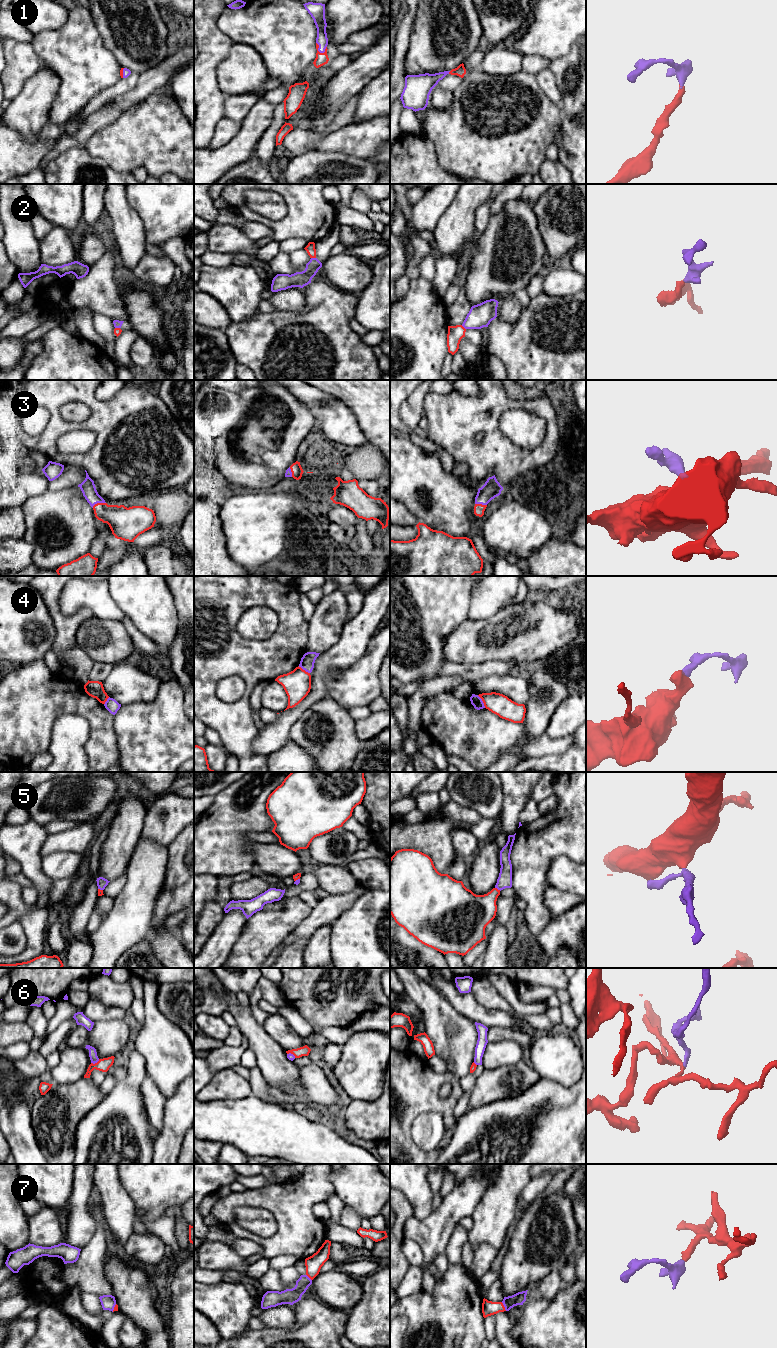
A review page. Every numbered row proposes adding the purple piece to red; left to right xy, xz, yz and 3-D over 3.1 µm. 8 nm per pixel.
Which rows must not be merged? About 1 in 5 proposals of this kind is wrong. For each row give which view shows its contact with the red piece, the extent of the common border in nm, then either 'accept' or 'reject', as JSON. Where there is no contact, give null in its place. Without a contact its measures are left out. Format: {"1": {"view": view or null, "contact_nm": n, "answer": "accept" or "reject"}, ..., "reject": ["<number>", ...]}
{"1": {"view": "xz", "contact_nm": 110, "answer": "accept"}, "2": {"view": "xz", "contact_nm": 40, "answer": "reject"}, "3": {"view": "xy", "contact_nm": 120, "answer": "accept"}, "4": {"view": "yz", "contact_nm": 120, "answer": "reject"}, "5": {"view": "yz", "contact_nm": 50, "answer": "accept"}, "6": {"view": "xy", "contact_nm": 80, "answer": "reject"}, "7": {"view": "yz", "contact_nm": 80, "answer": "accept"}, "reject": ["2", "4", "6"]}

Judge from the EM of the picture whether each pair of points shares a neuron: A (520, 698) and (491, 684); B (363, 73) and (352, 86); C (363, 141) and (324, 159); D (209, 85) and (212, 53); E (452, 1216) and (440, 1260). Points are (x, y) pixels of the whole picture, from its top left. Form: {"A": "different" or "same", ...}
{"A": "same", "B": "same", "C": "different", "D": "same", "E": "different"}

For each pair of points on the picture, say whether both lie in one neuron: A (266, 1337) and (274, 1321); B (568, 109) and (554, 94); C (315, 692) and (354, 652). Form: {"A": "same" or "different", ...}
{"A": "different", "B": "different", "C": "same"}

